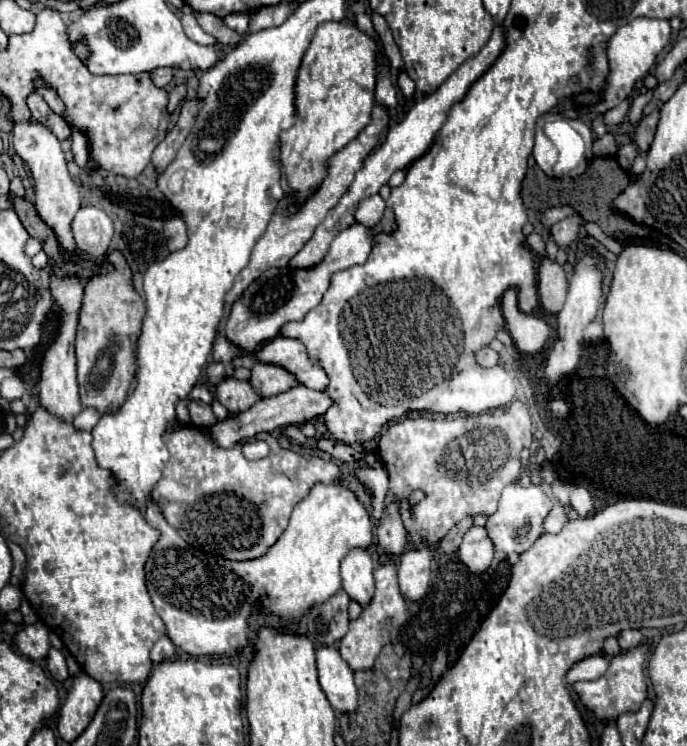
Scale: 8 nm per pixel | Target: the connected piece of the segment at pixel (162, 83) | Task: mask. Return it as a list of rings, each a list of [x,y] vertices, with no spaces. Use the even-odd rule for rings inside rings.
[[[162,67],[150,72],[153,83],[157,87],[165,87],[173,79],[173,72],[171,68]]]

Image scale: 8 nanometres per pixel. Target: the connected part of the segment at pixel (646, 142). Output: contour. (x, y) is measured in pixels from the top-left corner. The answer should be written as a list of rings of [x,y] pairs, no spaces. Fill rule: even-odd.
[[[653,110],[651,114],[643,116],[637,130],[635,130],[635,142],[639,146],[641,152],[647,152],[651,142],[653,142],[653,136],[655,136],[655,128],[657,128],[657,122],[659,122],[659,110]]]

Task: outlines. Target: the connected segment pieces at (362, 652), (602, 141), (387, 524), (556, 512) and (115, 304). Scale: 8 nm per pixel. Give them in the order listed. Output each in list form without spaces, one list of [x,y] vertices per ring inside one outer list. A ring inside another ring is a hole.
[[[389,560],[375,570],[375,596],[371,604],[363,610],[363,614],[357,620],[349,622],[349,632],[339,642],[341,658],[349,664],[353,672],[373,670],[381,648],[399,636],[399,630],[403,628],[405,620],[407,620],[407,600],[403,598],[403,594],[399,594],[397,570],[395,564]]]
[[[605,134],[593,143],[594,157],[613,156],[617,152],[617,143],[613,140],[613,134]]]
[[[391,504],[387,506],[381,524],[377,528],[377,554],[399,556],[405,552],[405,544],[407,544],[407,534],[401,524],[399,506]]]
[[[557,504],[557,506],[549,512],[549,516],[545,518],[545,522],[543,522],[543,532],[545,532],[545,534],[559,534],[559,530],[563,528],[563,524],[565,524],[567,518],[569,518],[569,510],[571,510],[571,506],[561,506],[561,504]]]
[[[115,250],[107,256],[107,260],[115,266],[115,272],[111,272],[111,274],[97,272],[95,276],[91,276],[87,280],[85,298],[83,298],[83,306],[81,306],[81,314],[79,314],[77,340],[75,340],[77,380],[79,380],[81,404],[85,408],[95,408],[99,414],[115,412],[125,402],[129,384],[133,382],[135,372],[137,372],[137,356],[135,354],[137,354],[137,340],[139,340],[139,334],[141,334],[141,320],[145,316],[145,302],[135,292],[135,288],[131,284],[131,270],[129,270],[123,254],[119,254],[119,250]]]

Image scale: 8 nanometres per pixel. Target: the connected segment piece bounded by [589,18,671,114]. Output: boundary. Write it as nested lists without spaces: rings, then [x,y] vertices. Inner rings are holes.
[[[635,18],[625,26],[619,26],[615,34],[607,40],[607,60],[609,60],[609,76],[607,76],[607,88],[601,94],[601,102],[595,106],[589,106],[591,112],[607,112],[613,106],[617,106],[623,98],[631,94],[631,88],[635,82],[643,80],[655,66],[657,54],[669,44],[671,40],[671,26],[667,20],[657,18]]]

